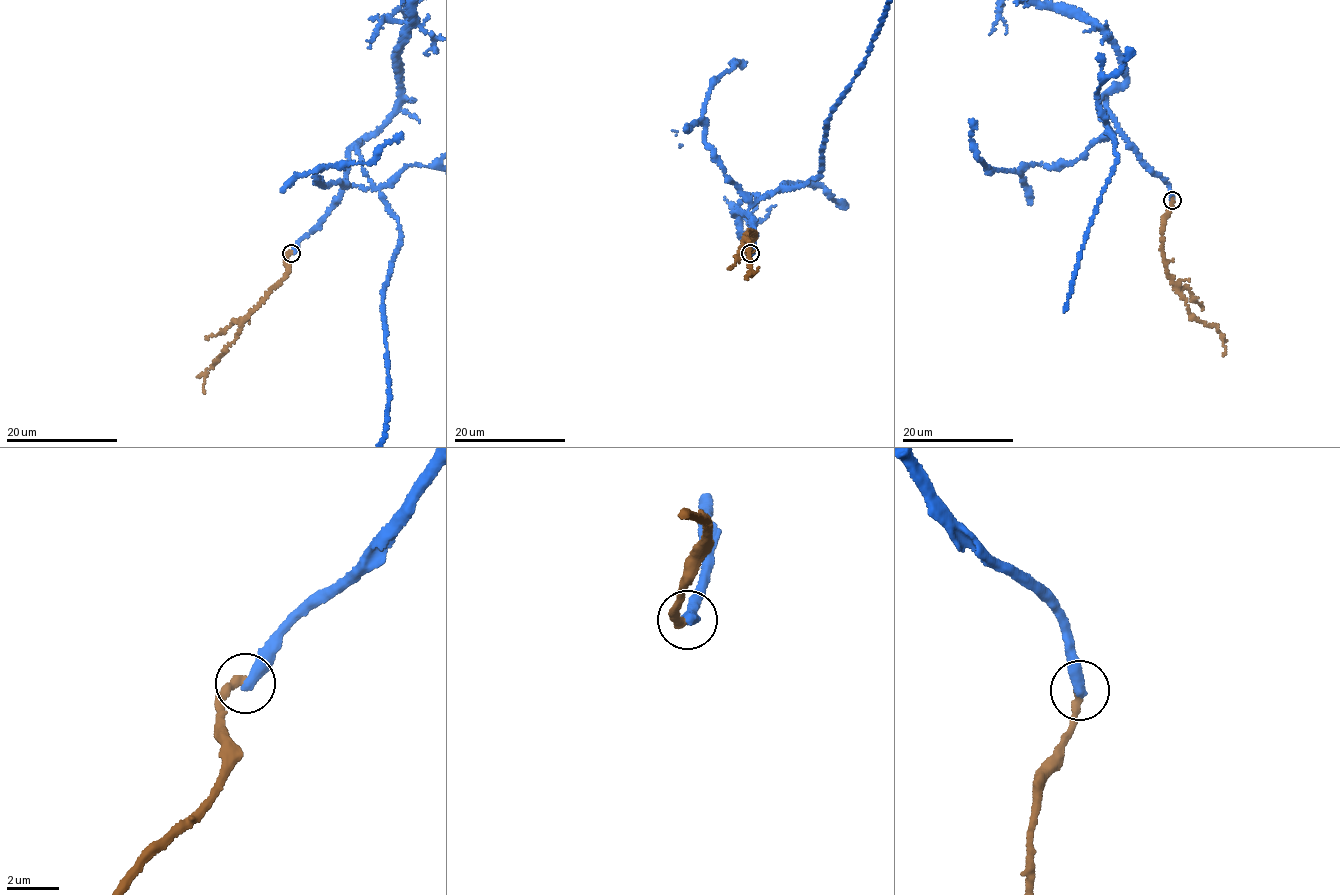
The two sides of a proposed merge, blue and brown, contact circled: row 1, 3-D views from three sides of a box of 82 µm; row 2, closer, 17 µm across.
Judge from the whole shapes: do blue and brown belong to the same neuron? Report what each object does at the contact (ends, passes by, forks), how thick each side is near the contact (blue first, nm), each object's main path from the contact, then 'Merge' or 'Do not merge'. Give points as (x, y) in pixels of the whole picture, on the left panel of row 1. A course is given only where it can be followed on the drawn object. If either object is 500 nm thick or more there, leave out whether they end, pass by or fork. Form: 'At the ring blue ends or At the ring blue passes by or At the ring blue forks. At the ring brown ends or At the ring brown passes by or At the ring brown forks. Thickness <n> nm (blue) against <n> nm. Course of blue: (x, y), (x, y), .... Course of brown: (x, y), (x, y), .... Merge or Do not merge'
At the ring blue ends. At the ring brown ends. Thickness 440 nm (blue) against 340 nm. Course of blue: (291, 252), (344, 183), (377, 190), (397, 220), (400, 240), (382, 303), (386, 425). Course of brown: (291, 252), (286, 257), (286, 276), (282, 282), (249, 314), (237, 336), (207, 369), (203, 394). Do not merge

